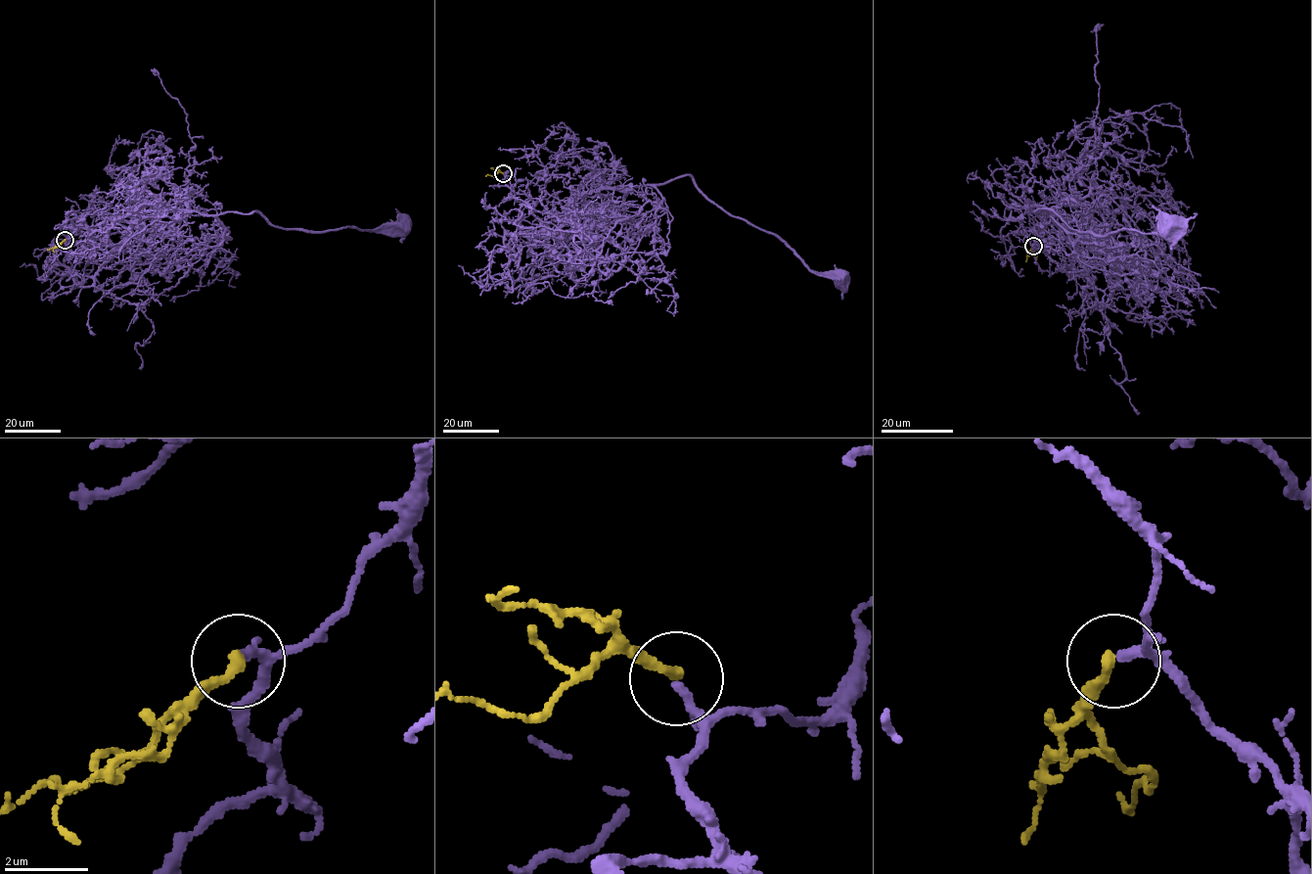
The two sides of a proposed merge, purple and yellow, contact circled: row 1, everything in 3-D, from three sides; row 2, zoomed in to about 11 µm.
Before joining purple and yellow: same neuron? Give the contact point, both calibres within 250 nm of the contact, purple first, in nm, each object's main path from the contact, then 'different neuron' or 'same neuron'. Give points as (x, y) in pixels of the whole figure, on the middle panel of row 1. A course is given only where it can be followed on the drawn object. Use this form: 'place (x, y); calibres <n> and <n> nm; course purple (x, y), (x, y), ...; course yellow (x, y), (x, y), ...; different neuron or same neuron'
place (503, 173); calibres 240 and 280 nm; course purple (503, 174), (528, 213), (558, 225), (579, 197), (689, 175), (725, 210), (775, 233), (810, 269), (839, 278); course yellow (503, 173), (485, 176); same neuron

